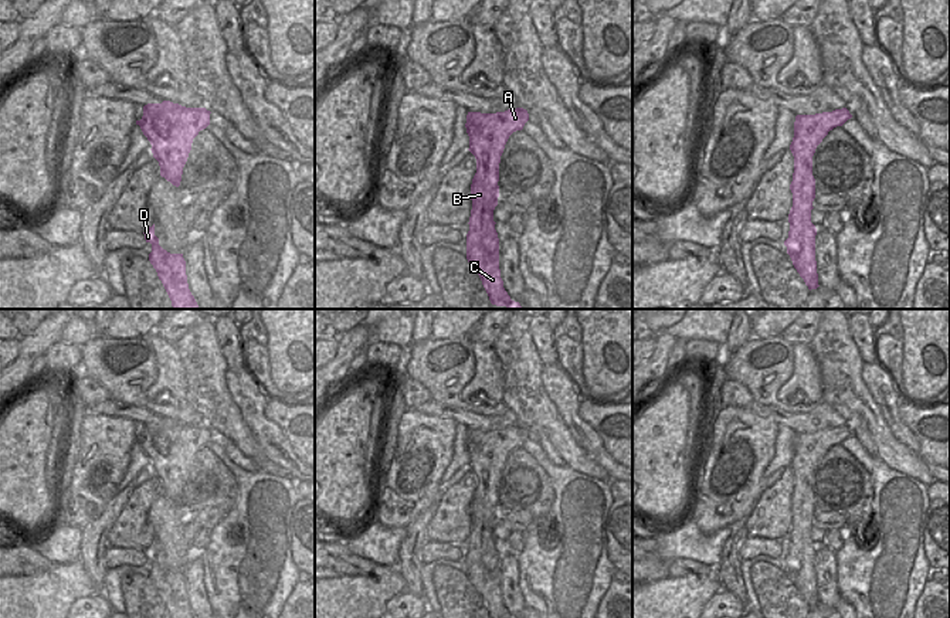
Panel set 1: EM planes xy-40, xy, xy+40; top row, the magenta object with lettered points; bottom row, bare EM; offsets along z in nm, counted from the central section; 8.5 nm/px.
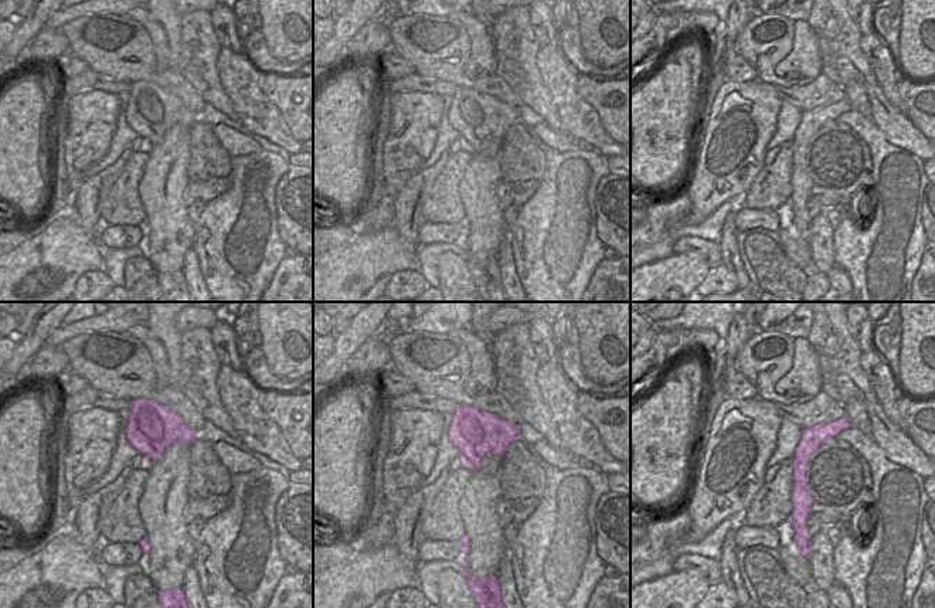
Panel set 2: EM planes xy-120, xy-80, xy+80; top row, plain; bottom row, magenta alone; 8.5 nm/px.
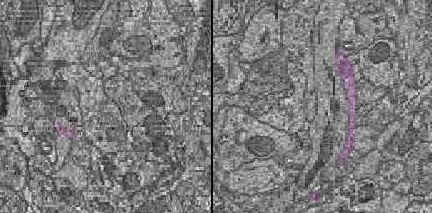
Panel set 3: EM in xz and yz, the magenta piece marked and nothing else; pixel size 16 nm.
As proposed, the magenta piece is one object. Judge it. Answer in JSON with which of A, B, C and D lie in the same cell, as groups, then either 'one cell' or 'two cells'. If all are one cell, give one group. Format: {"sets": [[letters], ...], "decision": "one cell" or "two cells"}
{"sets": [["A", "B", "C", "D"]], "decision": "one cell"}

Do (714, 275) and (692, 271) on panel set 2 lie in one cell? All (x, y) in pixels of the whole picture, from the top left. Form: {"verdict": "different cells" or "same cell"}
{"verdict": "different cells"}

